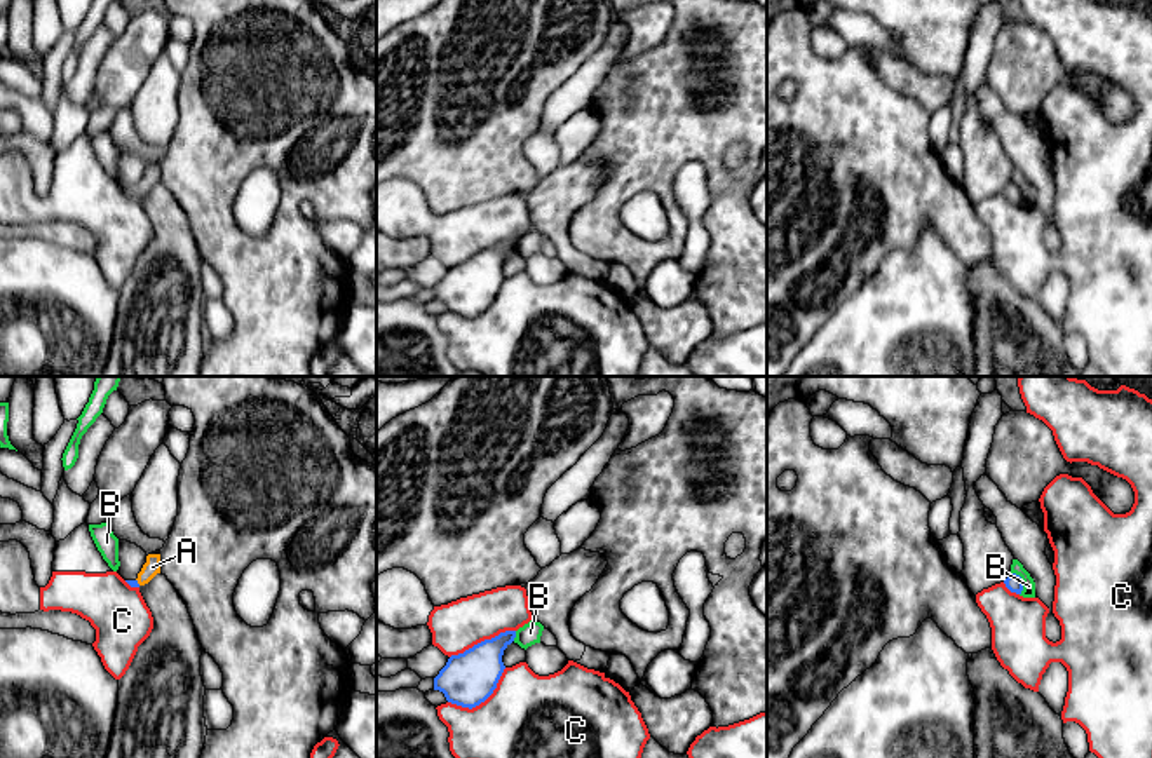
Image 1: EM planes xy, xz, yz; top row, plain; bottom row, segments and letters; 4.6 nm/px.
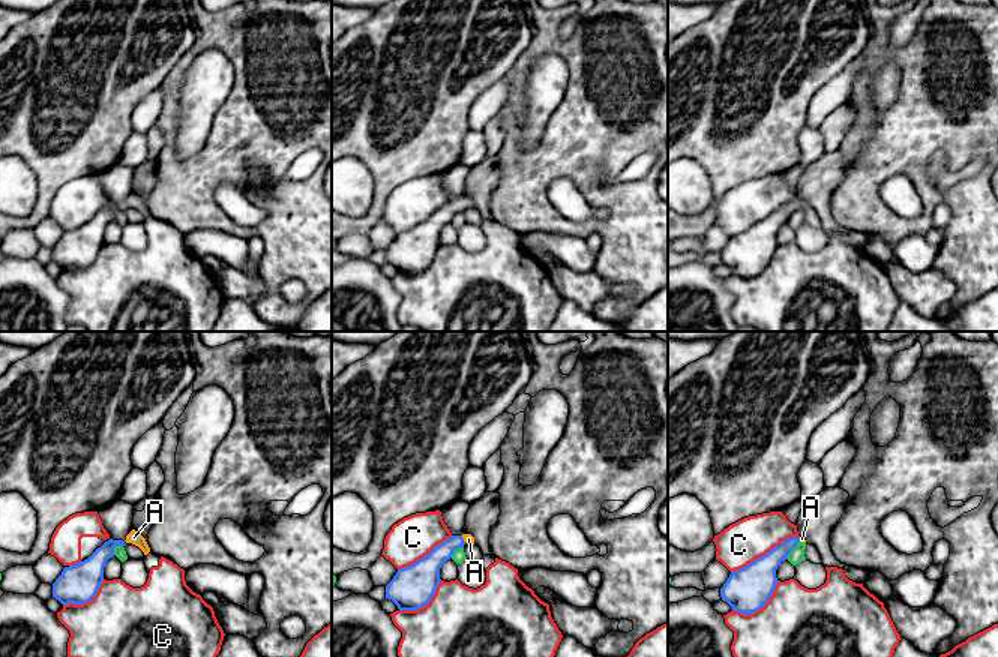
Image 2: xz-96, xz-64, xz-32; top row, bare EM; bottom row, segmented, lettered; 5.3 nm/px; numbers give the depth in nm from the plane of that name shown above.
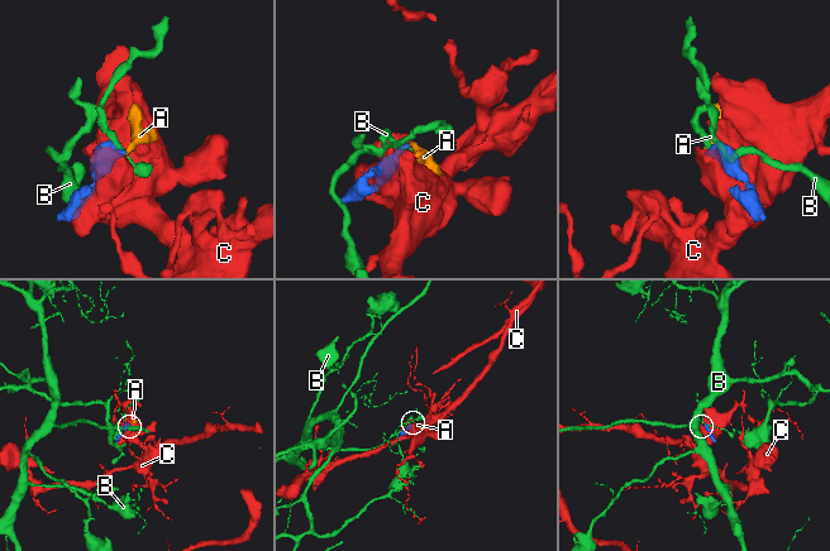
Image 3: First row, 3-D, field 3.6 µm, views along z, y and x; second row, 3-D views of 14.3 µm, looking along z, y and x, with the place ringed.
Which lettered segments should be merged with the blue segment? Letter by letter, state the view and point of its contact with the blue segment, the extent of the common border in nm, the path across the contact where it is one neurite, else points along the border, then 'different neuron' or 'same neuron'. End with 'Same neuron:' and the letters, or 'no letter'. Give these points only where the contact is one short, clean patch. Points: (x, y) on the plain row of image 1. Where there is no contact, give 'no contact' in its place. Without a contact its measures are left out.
A: meets blue in xy at (136, 192); contact 40 nm long; runs through xy (131, 192), (136, 192), (152, 176); same neuron
B: meets blue in yz at (1022, 192); contact 120 nm long; border along yz (1011, 182), (1022, 190), (1020, 204); different neuron
C: meets blue in xz at (481, 311); contact 320 nm long; different neuron
Same neuron: A

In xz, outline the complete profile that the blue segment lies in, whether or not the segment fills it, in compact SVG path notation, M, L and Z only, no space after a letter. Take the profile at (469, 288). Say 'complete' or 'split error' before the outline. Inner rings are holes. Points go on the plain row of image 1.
complete; M505 240L485 249L464 263L451 265L434 288L434 300L444 303L446 310L462 317L476 317L485 312L505 279L504 260L514 251L516 240Z

